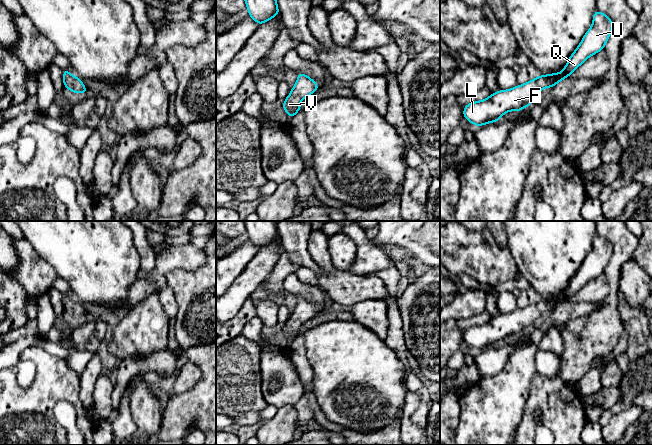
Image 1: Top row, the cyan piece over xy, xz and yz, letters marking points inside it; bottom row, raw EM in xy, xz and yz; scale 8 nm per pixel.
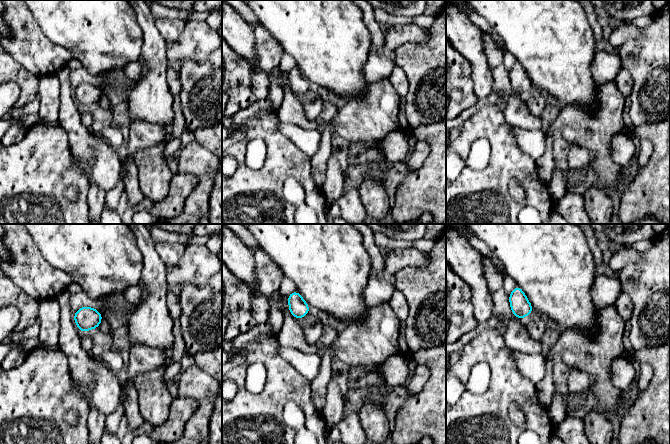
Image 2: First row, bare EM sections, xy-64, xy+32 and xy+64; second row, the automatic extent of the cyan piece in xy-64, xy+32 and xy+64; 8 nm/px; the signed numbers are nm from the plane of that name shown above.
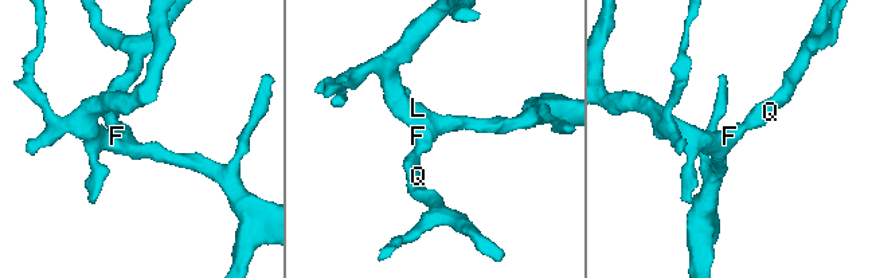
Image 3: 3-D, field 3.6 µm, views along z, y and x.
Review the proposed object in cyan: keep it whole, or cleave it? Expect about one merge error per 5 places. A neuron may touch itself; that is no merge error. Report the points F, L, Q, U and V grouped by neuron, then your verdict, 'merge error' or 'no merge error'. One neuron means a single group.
groups F L Q U V; no merge error

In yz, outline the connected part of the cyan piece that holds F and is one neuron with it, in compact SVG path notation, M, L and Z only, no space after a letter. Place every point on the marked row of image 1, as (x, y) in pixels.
M597 9L591 28L586 32L577 49L571 54L561 73L540 75L510 90L499 90L482 101L471 102L463 109L463 116L477 127L497 122L508 111L519 112L532 105L534 97L544 88L553 87L570 76L587 58L605 48L613 28L612 20Z

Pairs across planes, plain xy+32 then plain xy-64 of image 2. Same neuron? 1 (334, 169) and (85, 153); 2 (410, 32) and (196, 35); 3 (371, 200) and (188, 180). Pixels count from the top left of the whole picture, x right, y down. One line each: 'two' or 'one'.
1: one
2: one
3: two

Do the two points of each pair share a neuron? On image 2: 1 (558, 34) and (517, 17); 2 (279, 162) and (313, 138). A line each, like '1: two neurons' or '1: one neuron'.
1: one neuron
2: two neurons

